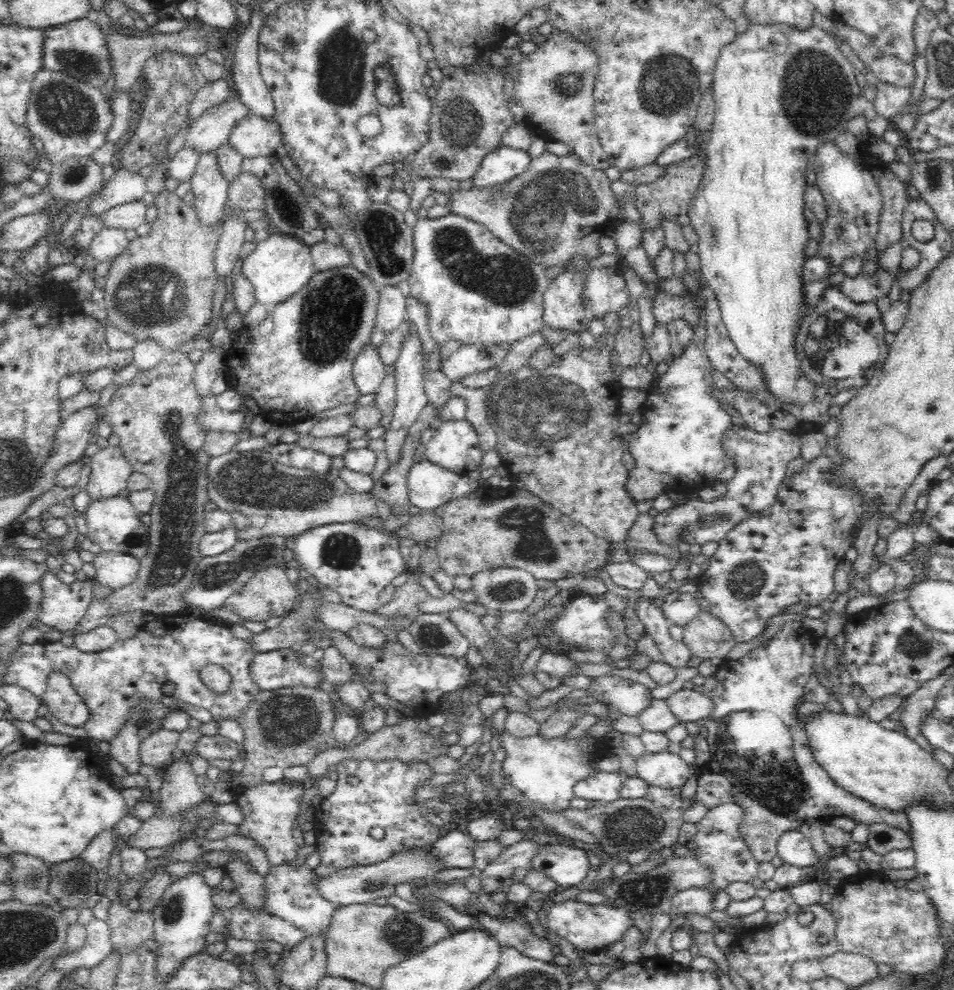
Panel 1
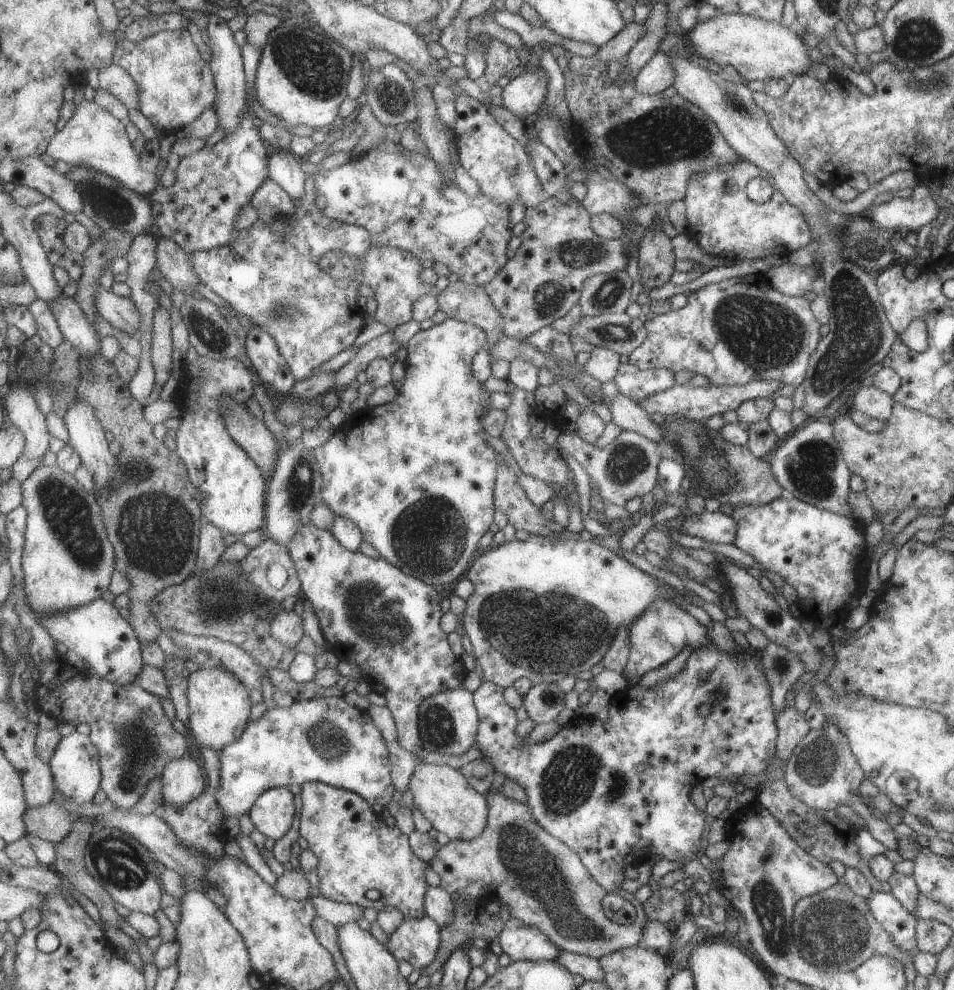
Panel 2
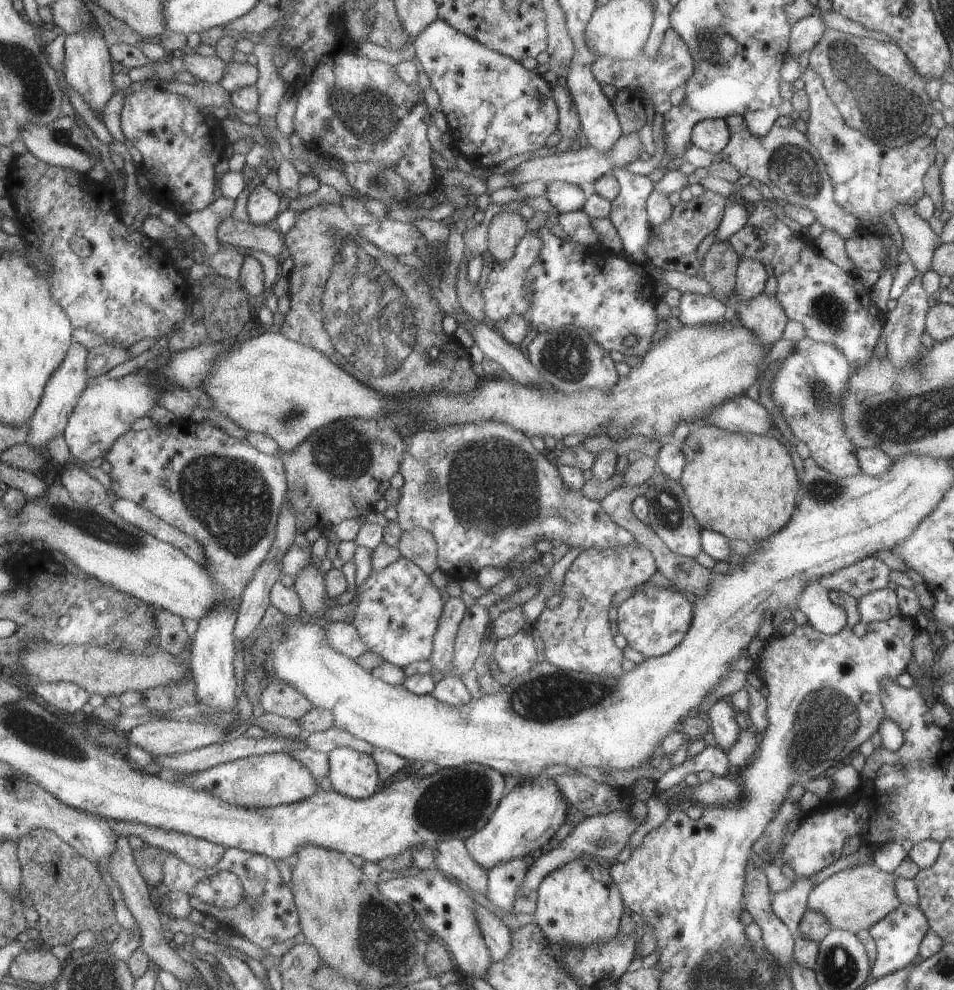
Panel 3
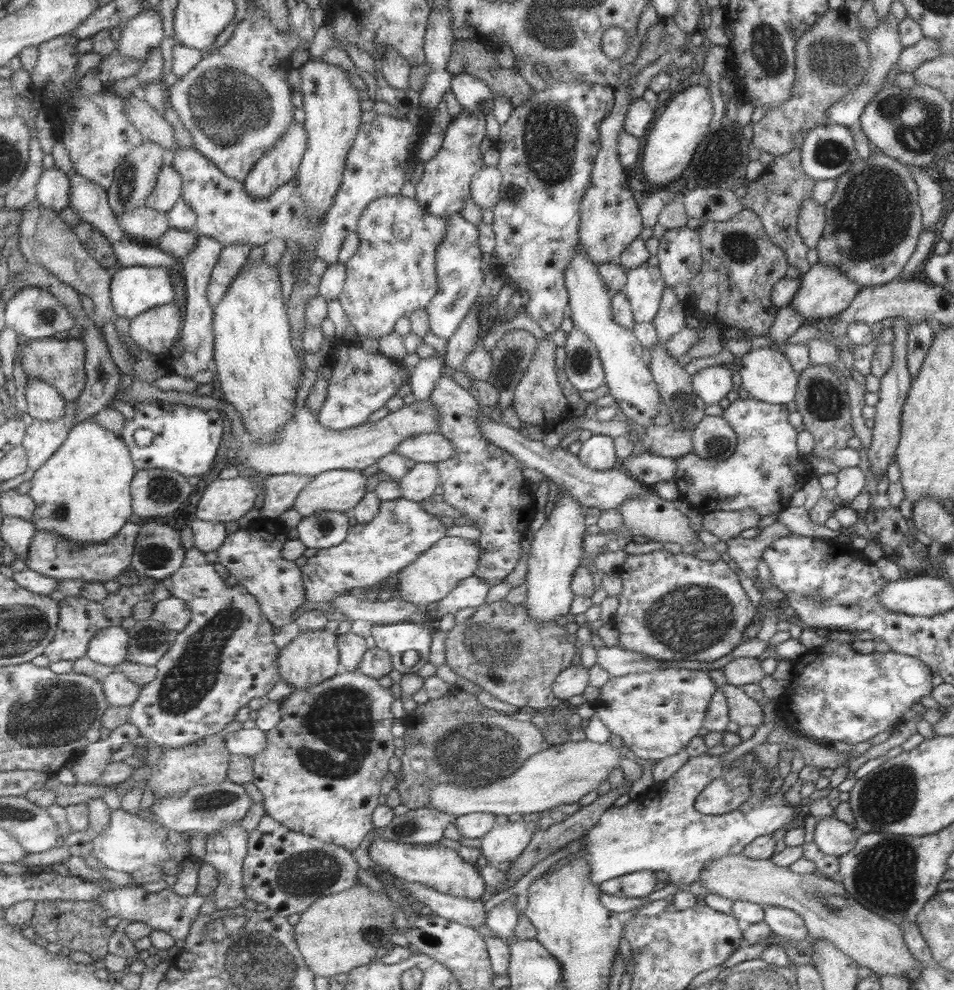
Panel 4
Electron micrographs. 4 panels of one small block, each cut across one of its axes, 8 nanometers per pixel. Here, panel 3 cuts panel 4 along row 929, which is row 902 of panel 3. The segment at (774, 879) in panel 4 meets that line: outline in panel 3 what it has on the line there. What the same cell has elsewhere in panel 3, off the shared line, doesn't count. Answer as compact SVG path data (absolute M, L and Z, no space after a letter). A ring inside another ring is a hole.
M872 863L855 868L846 867L810 889L806 898L807 908L825 916L831 929L843 928L853 933L864 928L867 930L900 905L893 882L893 873L883 872Z

